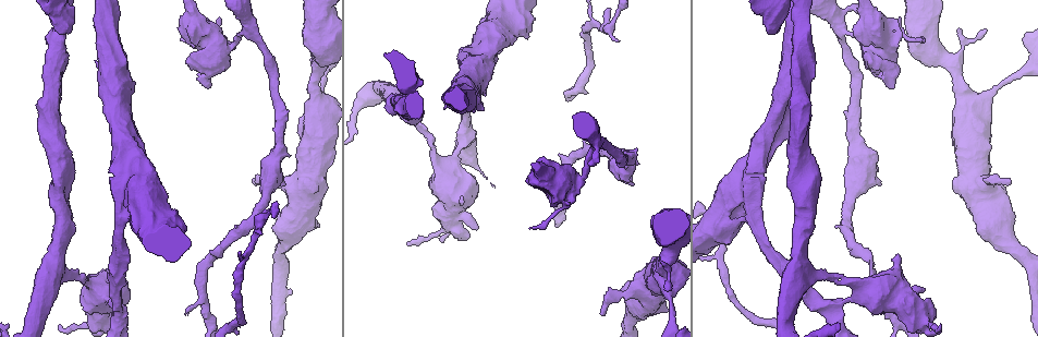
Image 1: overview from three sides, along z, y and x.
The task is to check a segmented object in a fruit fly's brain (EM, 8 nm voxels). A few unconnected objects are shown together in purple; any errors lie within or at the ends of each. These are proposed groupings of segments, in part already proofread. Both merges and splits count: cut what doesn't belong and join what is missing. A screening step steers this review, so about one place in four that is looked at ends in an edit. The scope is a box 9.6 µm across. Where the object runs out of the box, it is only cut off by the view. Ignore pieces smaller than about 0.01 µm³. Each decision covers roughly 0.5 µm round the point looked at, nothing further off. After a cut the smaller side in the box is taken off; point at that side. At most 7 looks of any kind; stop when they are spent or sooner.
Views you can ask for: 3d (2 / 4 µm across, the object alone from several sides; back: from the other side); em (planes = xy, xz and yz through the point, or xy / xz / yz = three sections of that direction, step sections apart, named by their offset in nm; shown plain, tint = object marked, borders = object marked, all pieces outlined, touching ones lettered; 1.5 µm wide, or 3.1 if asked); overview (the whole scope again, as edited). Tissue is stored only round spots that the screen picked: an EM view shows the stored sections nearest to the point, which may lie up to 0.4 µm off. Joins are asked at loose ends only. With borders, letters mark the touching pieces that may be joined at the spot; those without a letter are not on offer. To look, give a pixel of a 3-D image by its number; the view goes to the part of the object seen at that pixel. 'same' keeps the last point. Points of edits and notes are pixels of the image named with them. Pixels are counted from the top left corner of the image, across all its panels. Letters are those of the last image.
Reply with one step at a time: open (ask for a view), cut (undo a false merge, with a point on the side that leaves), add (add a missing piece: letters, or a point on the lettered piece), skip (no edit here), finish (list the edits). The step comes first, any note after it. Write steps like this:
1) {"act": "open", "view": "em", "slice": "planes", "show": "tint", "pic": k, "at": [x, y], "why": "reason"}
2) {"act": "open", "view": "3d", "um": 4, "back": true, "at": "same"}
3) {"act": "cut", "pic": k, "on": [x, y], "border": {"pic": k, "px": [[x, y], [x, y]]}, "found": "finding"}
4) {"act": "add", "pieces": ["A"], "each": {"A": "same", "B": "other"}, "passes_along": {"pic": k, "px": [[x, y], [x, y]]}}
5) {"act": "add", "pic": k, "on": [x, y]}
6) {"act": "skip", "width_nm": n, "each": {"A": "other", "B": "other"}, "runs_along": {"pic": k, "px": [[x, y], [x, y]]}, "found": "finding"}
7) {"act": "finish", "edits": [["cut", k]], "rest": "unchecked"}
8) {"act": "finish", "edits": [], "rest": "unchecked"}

{"act": "open", "view": "3d", "um": 4, "pic": 1, "at": [670, 305], "why": "sudden change in width"}

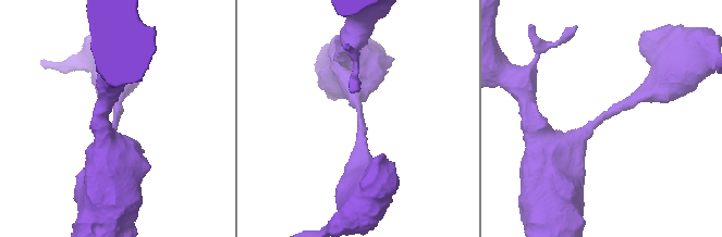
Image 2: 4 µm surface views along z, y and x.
{"act": "open", "view": "em", "slice": "planes", "show": "borders", "pic": 2, "at": [115, 124], "arm_widths_nm": [190, 500]}

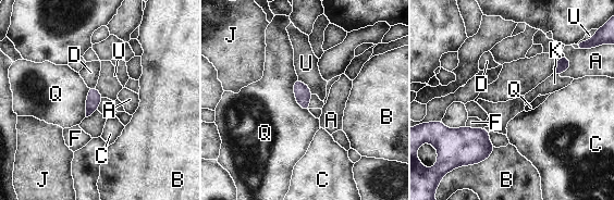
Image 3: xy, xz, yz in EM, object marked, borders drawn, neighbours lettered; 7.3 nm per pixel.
{"act": "skip", "each": {"A": "other", "B": "other", "C": "other", "D": "other", "F": "other", "J": "other", "K": "other", "Q": "other", "U": "other"}, "found": "one cell here"}

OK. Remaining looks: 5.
{"act": "open", "view": "em", "slice": "planes", "show": "tint", "pic": 1, "at": [1007, 178], "why": "an open end"}

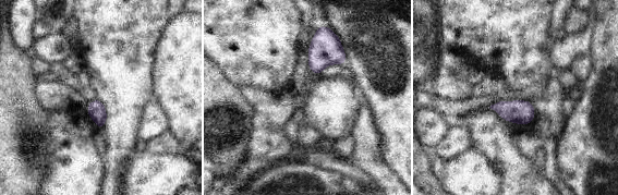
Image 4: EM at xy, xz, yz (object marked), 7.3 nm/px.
{"act": "open", "view": "em", "slice": "planes", "show": "borders", "at": "same", "why": "see the neighbours"}

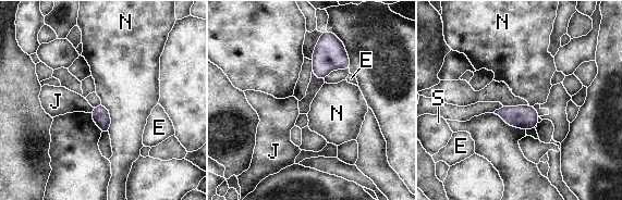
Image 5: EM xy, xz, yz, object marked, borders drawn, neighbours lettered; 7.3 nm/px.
{"act": "skip", "each": {"E": "other", "J": "other", "N": "other", "S": "other"}, "border": {"pic": 5, "px": [[101, 103], [109, 113], [109, 132]]}, "found": "none of them fits"}

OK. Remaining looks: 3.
{"act": "open", "view": "em", "slice": "yz", "step": 8, "show": "tint", "pic": 1, "at": [924, 291], "why": "free end"}

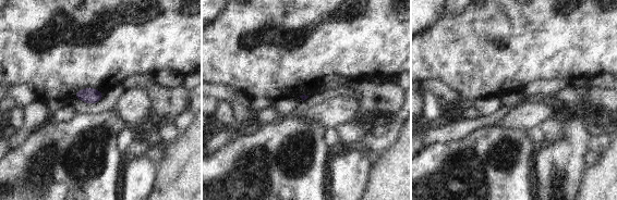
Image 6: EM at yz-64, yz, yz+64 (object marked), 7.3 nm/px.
{"act": "open", "view": "em", "slice": "planes", "show": "borders", "at": "same"}

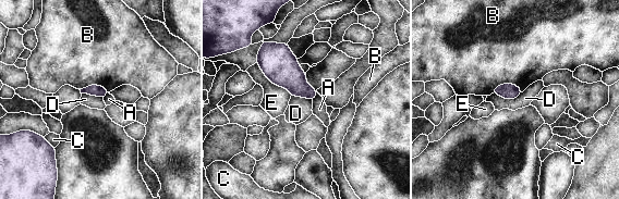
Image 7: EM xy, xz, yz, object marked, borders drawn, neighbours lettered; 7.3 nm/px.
{"act": "skip", "longest_contact_nm": ["E", 360], "each": {"A": "other", "B": "other", "C": "other", "D": "other", "E": "other"}, "found": "no lettered piece goes on from it"}

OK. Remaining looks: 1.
{"act": "finish", "edits": [], "rest": "unchecked"}

